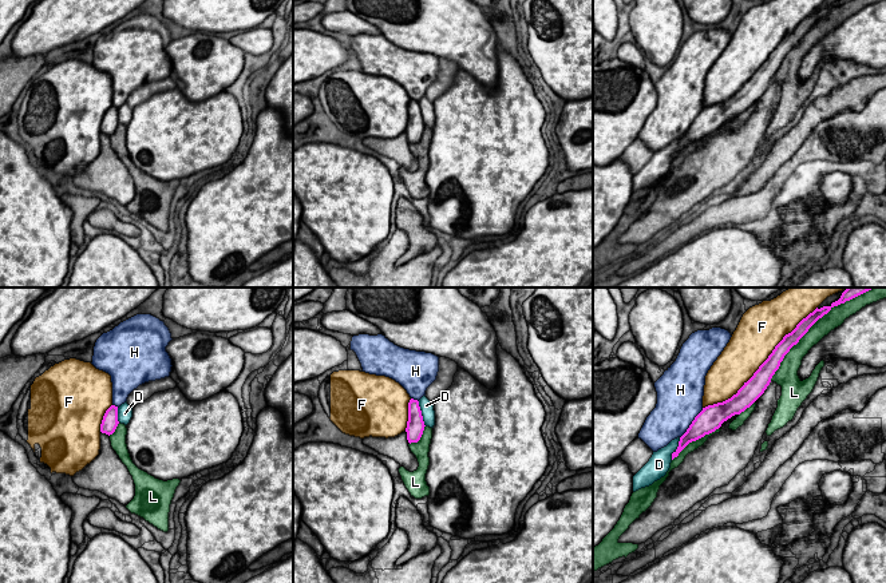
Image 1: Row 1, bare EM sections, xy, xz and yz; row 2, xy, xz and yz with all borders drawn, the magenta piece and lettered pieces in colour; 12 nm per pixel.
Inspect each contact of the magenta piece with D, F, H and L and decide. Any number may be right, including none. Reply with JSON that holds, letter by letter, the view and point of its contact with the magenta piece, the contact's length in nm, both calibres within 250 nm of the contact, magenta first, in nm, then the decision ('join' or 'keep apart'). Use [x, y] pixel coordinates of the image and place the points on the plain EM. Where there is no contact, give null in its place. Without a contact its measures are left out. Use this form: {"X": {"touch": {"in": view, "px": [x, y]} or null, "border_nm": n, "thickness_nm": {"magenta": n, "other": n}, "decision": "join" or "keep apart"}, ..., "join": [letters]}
{"D": {"touch": {"in": "xz", "px": [420, 114]}, "border_nm": 320, "thickness_nm": {"magenta": 220, "other": 160}, "decision": "keep apart"}, "F": {"touch": {"in": "yz", "px": [760, 66]}, "border_nm": 1850, "thickness_nm": {"magenta": 240, "other": 480}, "decision": "keep apart"}, "H": {"touch": {"in": "yz", "px": [692, 123]}, "border_nm": 460, "thickness_nm": {"magenta": 300, "other": 480}, "decision": "keep apart"}, "L": {"touch": {"in": "yz", "px": [805, 34]}, "border_nm": 1350, "thickness_nm": {"magenta": 160, "other": 200}, "decision": "keep apart"}, "join": []}

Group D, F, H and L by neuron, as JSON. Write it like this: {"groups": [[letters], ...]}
{"groups": [["D"], ["F"], ["H"], ["L"]]}

